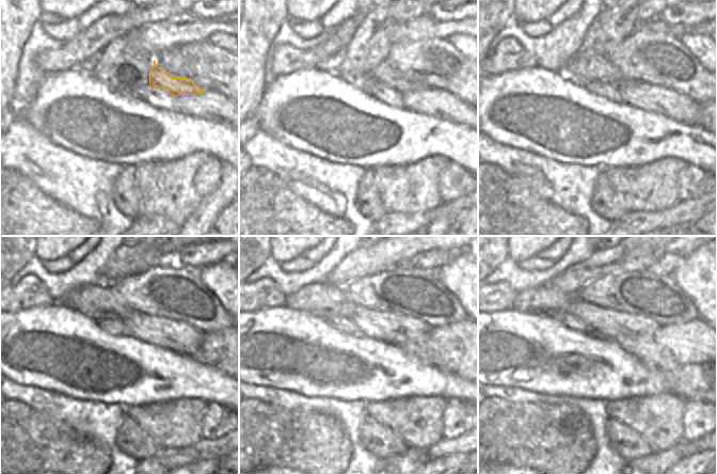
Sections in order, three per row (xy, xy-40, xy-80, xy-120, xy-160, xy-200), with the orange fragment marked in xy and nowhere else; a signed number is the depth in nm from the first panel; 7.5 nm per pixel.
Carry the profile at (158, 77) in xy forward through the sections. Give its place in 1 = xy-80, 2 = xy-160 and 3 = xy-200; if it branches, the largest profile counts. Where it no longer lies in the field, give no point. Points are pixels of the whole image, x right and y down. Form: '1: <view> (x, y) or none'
1: xy-80 (582, 68)
2: xy-160 (324, 300)
3: xy-200 (545, 299)

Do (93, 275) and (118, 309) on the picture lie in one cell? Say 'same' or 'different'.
different

